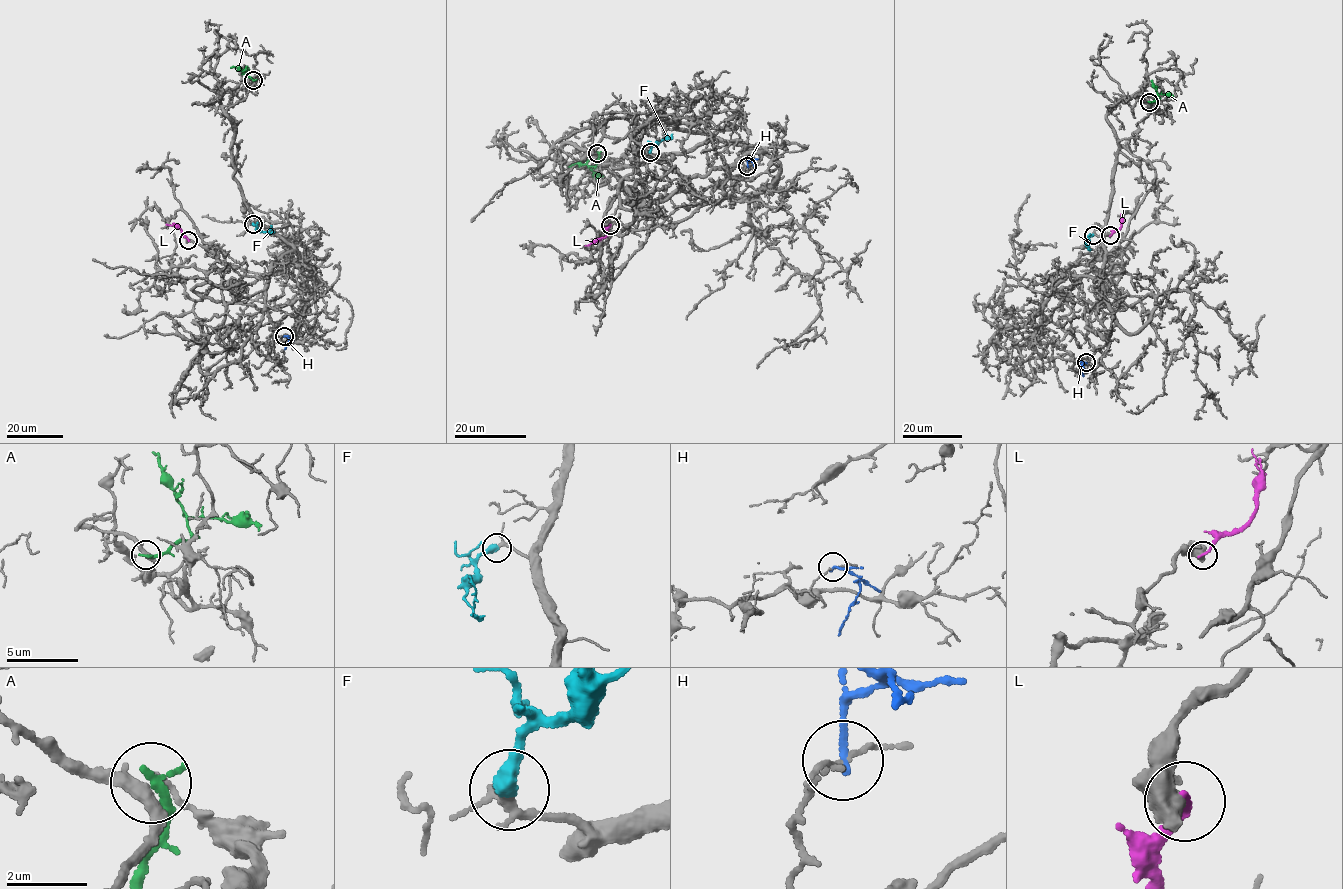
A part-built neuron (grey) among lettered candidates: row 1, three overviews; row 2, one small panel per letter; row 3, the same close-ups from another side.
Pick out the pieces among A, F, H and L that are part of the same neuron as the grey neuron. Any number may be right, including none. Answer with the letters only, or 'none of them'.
F

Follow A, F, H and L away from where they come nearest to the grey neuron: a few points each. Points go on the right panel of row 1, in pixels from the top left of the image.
A: (1149, 101), (1159, 97), (1151, 81)
F: (1093, 235), (1089, 236), (1088, 247), (1087, 241)
H: (1086, 362), (1081, 366), (1083, 376)
L: (1110, 236), (1121, 226), (1120, 214)

